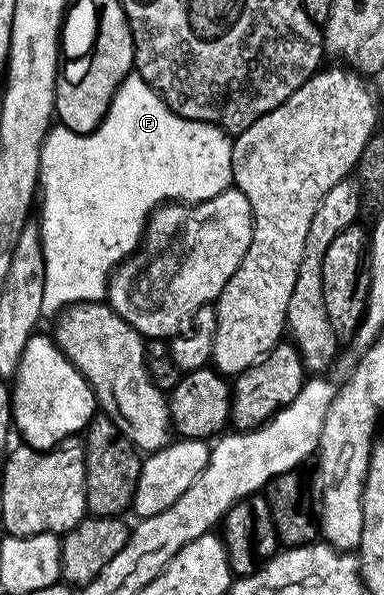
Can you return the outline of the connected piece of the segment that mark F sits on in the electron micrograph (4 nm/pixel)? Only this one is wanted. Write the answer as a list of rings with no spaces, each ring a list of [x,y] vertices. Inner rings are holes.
[[[138,74],[121,82],[97,131],[82,136],[56,123],[40,147],[38,191],[43,206],[37,224],[45,258],[42,315],[54,317],[73,304],[106,301],[115,269],[140,247],[152,212],[164,202],[200,204],[232,187],[232,143],[218,124],[181,118]]]

